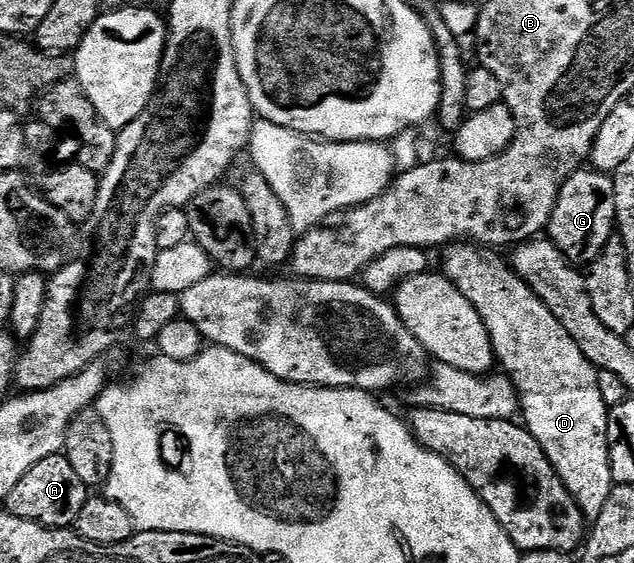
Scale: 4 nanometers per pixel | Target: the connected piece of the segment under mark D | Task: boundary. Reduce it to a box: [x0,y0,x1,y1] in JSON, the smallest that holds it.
[441,242,616,522]

